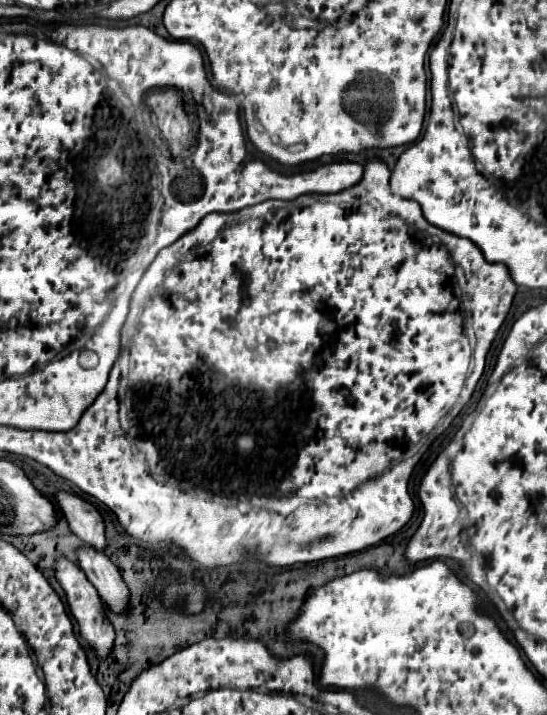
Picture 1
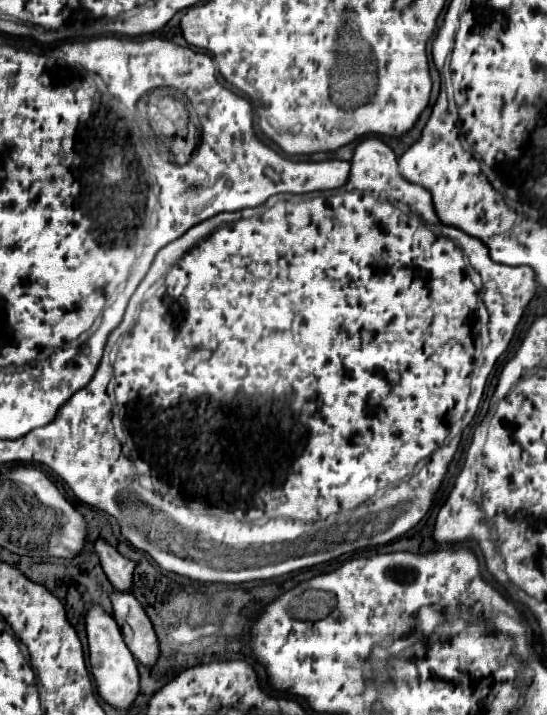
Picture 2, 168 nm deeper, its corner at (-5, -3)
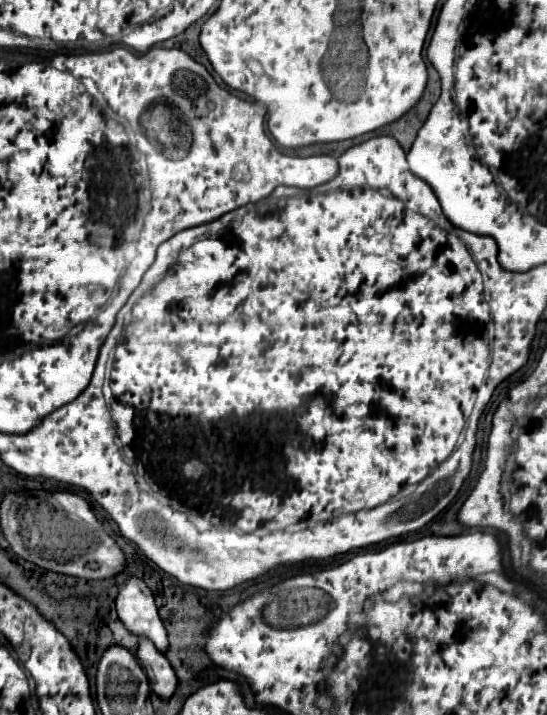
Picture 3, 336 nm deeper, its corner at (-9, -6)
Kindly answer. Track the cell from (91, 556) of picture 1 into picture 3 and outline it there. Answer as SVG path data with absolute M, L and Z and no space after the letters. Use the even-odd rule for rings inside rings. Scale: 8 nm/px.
M140 638L136 658L142 666L142 670L148 676L150 688L160 696L160 698L170 698L176 690L176 674L168 662L168 658L152 644L148 638Z

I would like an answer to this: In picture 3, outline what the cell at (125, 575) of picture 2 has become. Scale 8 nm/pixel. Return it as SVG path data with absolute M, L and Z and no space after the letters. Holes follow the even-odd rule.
M128 576L128 580L120 586L116 596L116 610L132 634L150 638L162 652L166 652L168 640L164 624L158 616L150 588L140 578Z

